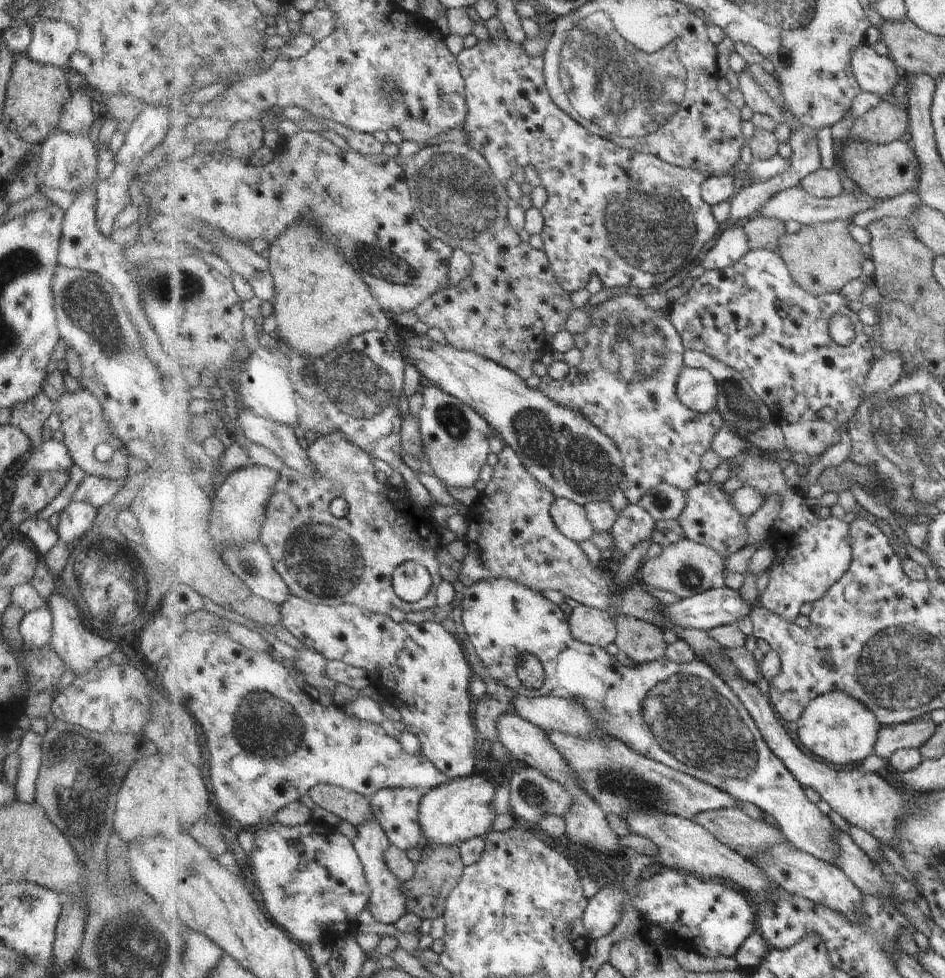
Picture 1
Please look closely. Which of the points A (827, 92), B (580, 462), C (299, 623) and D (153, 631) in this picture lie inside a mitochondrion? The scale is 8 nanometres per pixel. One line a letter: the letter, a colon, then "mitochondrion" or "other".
A: other
B: mitochondrion
C: other
D: other

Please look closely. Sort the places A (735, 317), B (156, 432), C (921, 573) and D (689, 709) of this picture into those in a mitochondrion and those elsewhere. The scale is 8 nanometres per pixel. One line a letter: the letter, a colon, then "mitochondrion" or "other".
A: other
B: mitochondrion
C: other
D: mitochondrion

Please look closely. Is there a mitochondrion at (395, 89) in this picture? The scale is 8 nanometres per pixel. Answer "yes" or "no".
yes

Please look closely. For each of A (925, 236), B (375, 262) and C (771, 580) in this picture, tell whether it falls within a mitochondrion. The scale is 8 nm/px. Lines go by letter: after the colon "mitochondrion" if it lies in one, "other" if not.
A: other
B: mitochondrion
C: other

